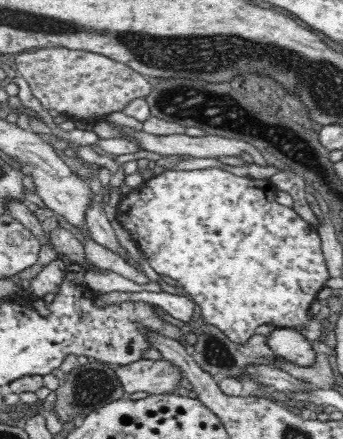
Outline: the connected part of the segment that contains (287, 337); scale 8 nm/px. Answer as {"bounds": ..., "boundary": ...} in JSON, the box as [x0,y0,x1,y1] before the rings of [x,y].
{"bounds":[267,327,317,367],"boundary":[[[275,327],[267,343],[277,356],[296,366],[311,367],[316,362],[317,353],[312,349],[312,342],[295,328]]]}

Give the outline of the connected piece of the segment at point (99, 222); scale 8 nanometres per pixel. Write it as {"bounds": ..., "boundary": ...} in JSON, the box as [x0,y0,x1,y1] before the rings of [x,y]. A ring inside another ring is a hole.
{"bounds":[86,201,135,265],"boundary":[[[92,201],[89,204],[88,210],[86,211],[86,221],[88,228],[87,234],[94,242],[122,257],[129,264],[133,265],[135,263],[130,257],[130,253],[118,241],[114,229],[110,225],[110,220],[106,217],[106,212],[98,202]]]}

